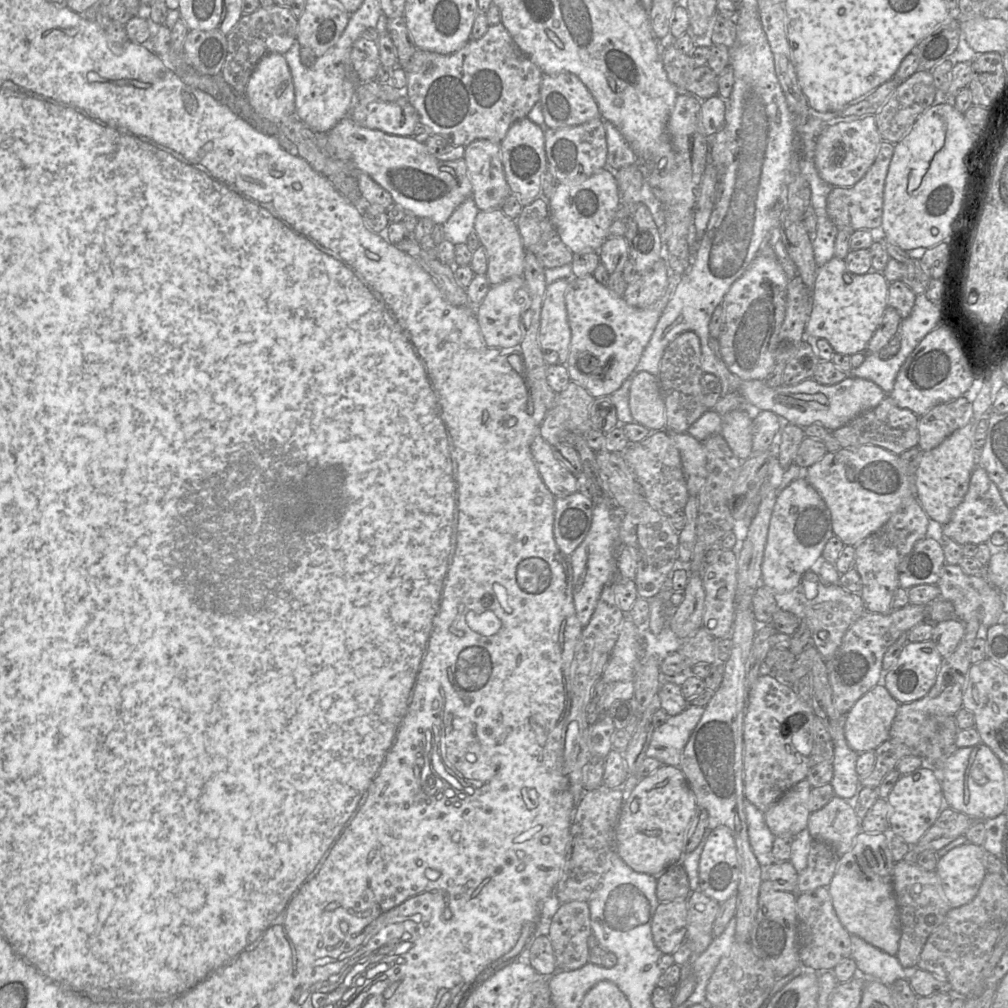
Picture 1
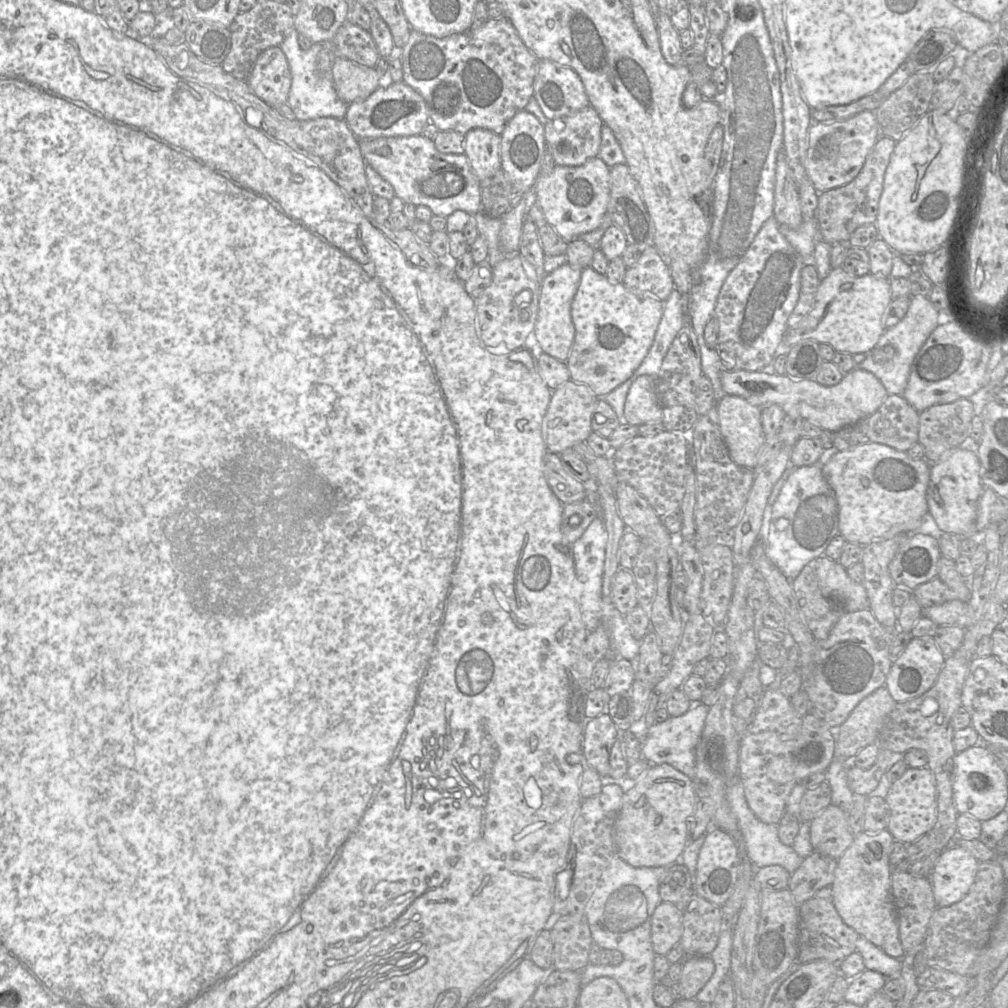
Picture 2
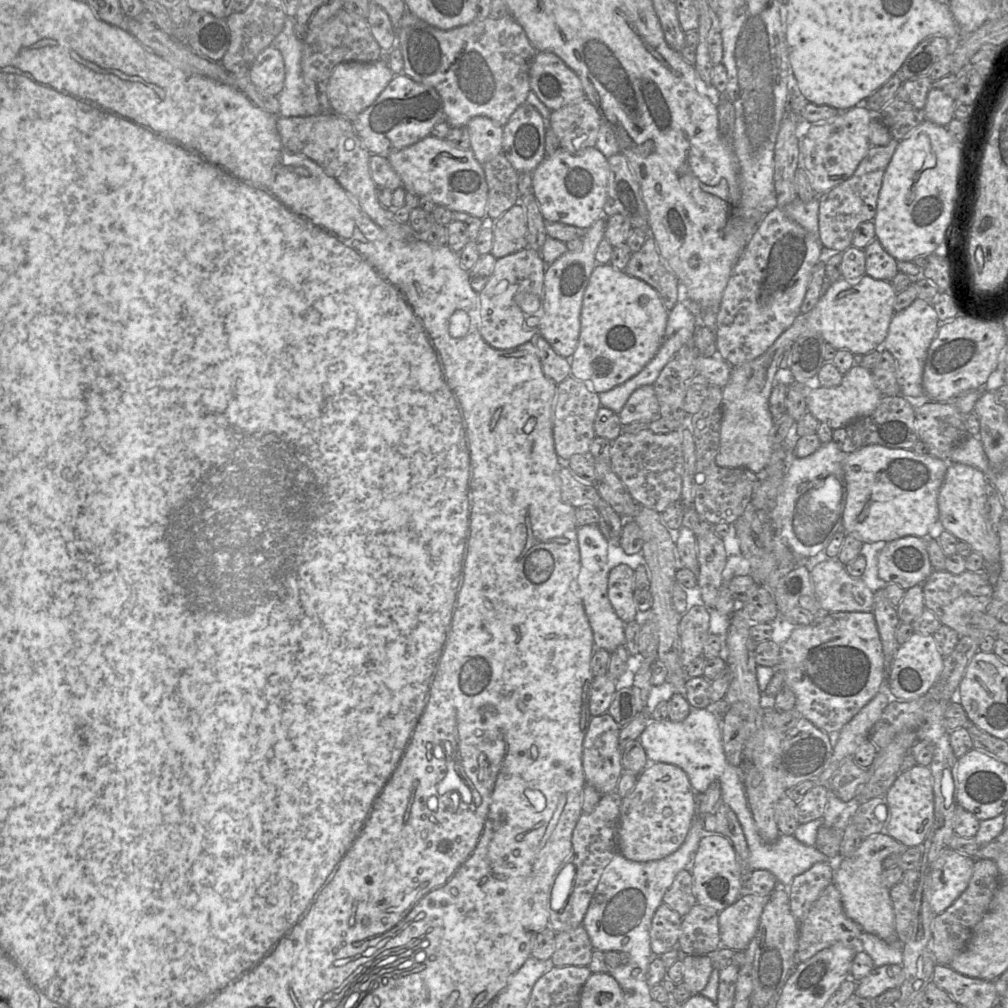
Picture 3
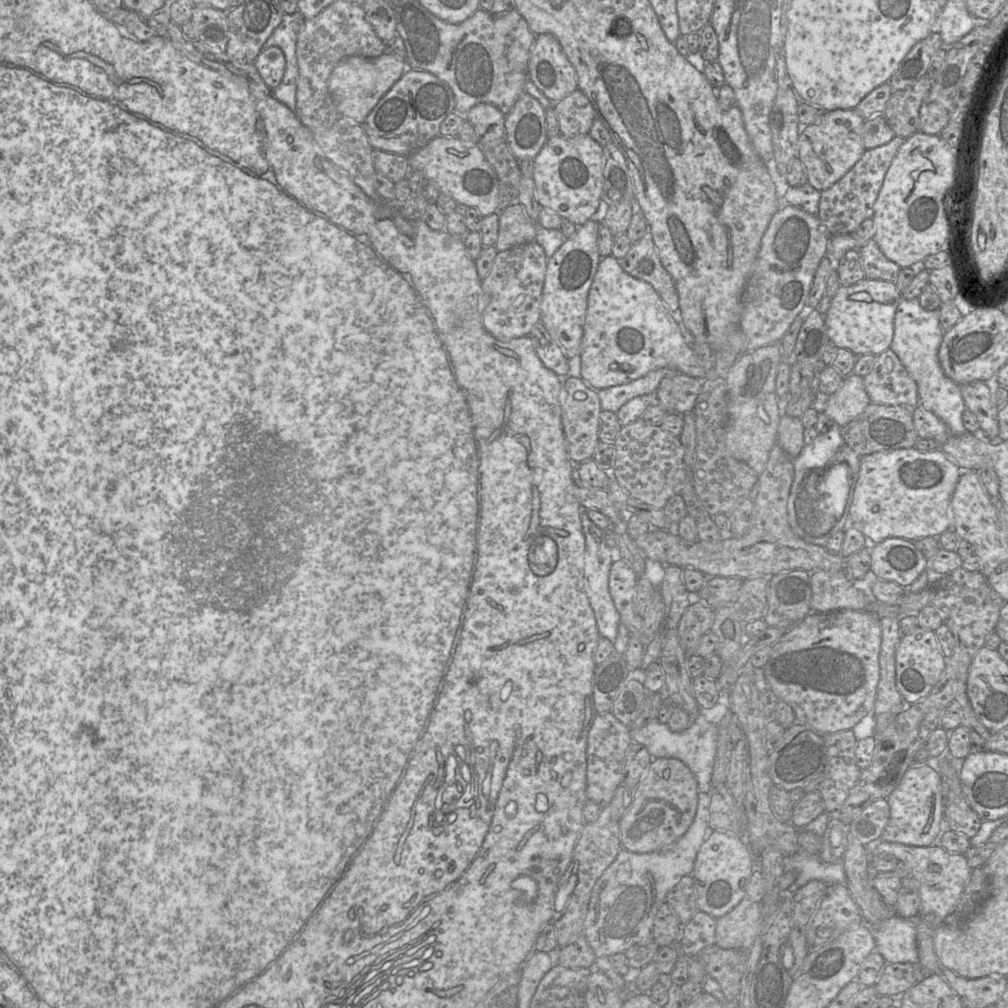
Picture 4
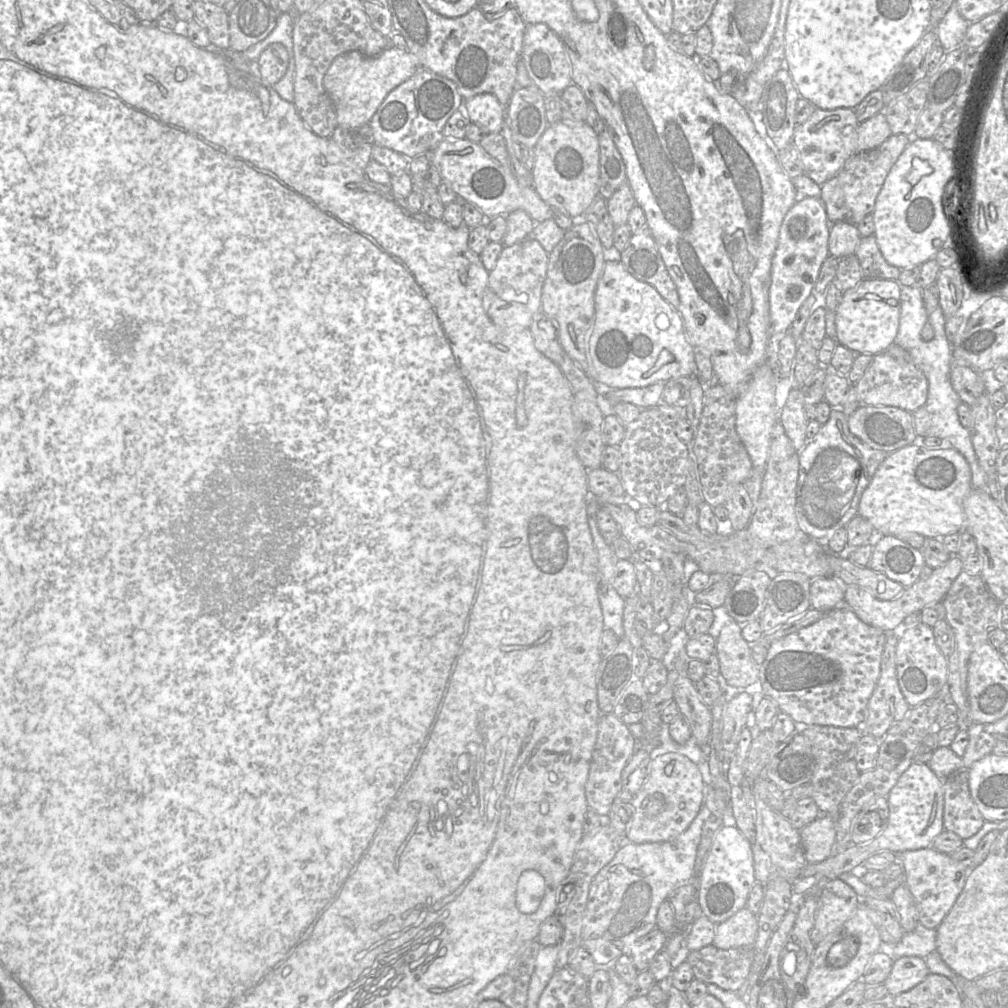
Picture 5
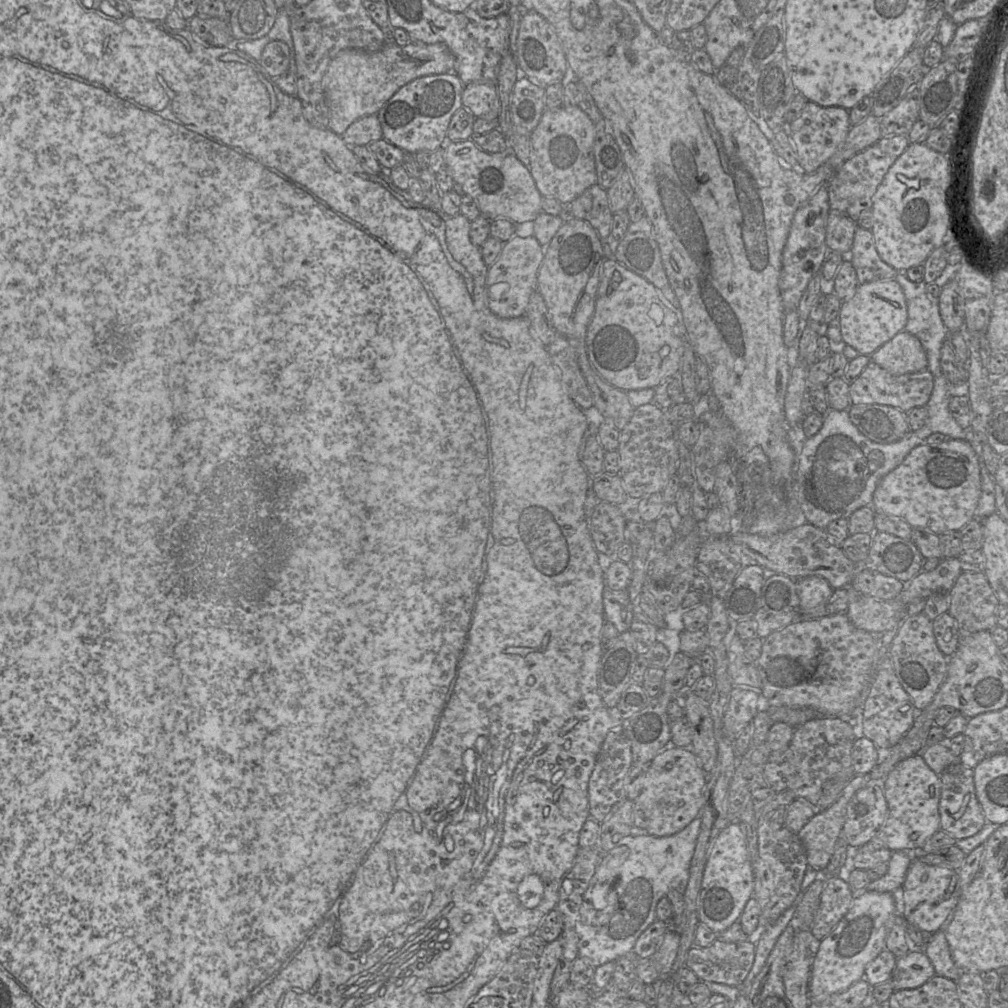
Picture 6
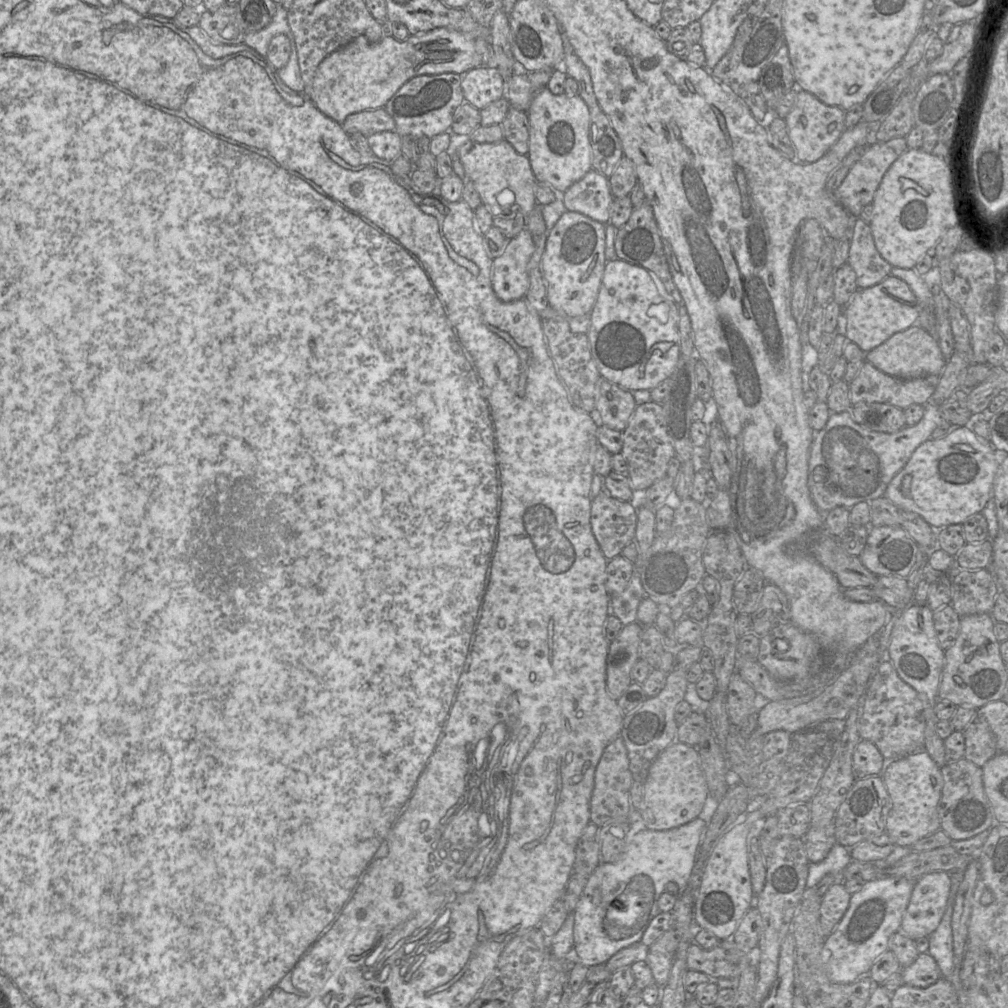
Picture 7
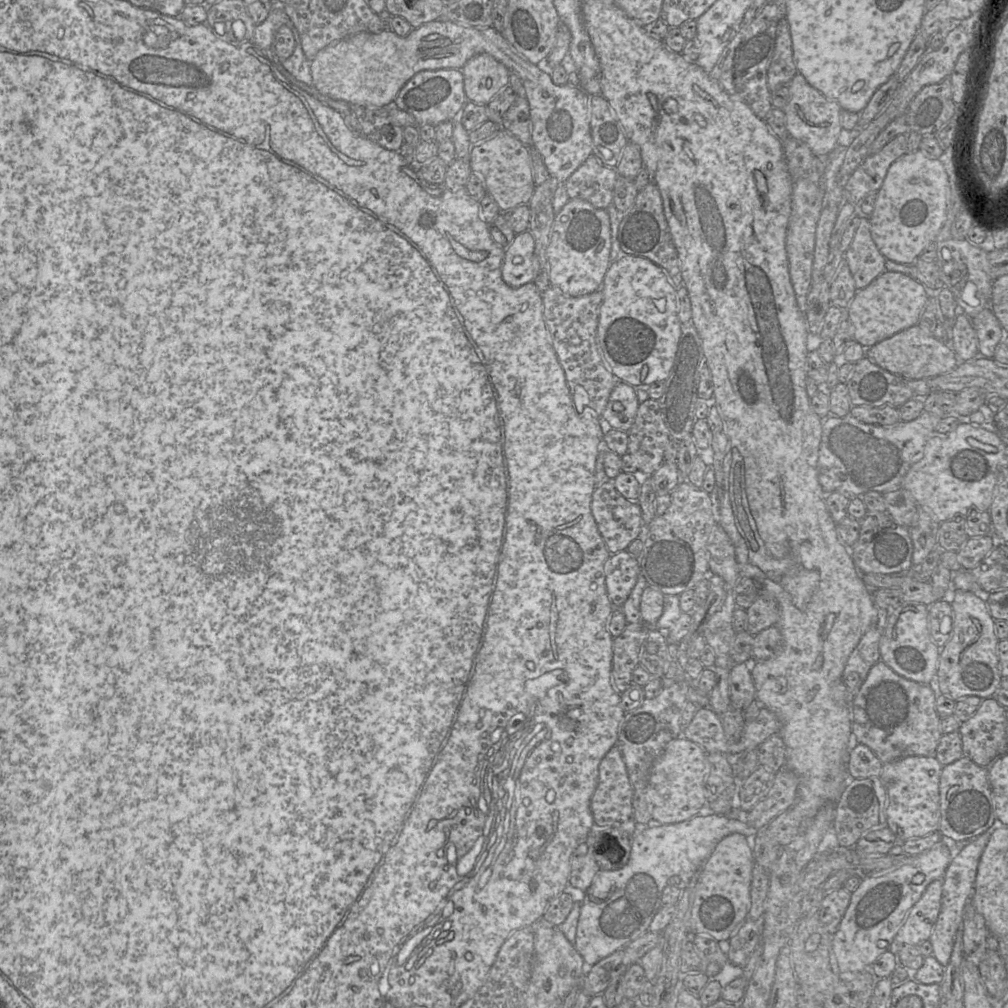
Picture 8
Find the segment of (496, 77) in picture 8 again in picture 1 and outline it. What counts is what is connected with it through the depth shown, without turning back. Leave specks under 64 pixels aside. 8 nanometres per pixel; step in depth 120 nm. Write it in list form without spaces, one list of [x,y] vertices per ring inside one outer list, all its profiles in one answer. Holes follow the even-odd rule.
[[[475,140],[465,147],[463,159],[477,208],[482,211],[501,209],[512,191],[505,177],[500,143]]]

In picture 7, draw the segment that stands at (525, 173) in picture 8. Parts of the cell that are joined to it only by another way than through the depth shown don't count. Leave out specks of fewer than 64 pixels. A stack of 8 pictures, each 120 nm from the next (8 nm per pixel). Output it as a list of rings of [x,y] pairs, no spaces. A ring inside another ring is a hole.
[[[505,139],[495,143],[468,140],[457,148],[466,177],[473,182],[482,203],[492,215],[522,213],[527,216],[536,206],[536,182],[528,155],[521,155]]]

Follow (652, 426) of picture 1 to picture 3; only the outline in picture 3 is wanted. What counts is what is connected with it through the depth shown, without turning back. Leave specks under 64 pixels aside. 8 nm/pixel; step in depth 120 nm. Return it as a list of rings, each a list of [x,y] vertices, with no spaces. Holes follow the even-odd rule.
[[[644,385],[637,388],[630,395],[618,415],[622,425],[634,421],[653,421],[661,417],[653,385]]]

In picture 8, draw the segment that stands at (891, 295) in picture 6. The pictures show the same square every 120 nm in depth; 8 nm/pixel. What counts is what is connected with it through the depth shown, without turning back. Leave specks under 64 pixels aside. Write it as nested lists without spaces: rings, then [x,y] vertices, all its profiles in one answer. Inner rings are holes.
[[[884,271],[870,285],[857,290],[849,307],[844,310],[854,328],[854,340],[865,349],[915,326],[929,297],[929,291],[916,279],[900,272]]]

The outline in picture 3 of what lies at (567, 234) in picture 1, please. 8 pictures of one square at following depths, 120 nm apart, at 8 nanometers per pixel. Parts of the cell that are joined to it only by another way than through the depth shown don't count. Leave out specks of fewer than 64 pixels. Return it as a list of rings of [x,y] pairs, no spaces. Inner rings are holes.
[[[559,147],[553,155],[545,157],[532,173],[533,194],[545,221],[588,229],[598,218],[602,217],[609,180],[607,159],[596,147],[588,147],[579,154],[571,154]]]

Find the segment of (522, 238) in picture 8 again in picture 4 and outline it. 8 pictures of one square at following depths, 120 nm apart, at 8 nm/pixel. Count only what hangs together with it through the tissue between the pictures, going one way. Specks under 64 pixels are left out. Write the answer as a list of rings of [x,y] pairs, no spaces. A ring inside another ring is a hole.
[[[536,241],[498,252],[492,269],[481,282],[489,302],[482,311],[484,328],[497,340],[509,341],[529,336],[533,326],[540,321],[543,286],[548,257]]]

